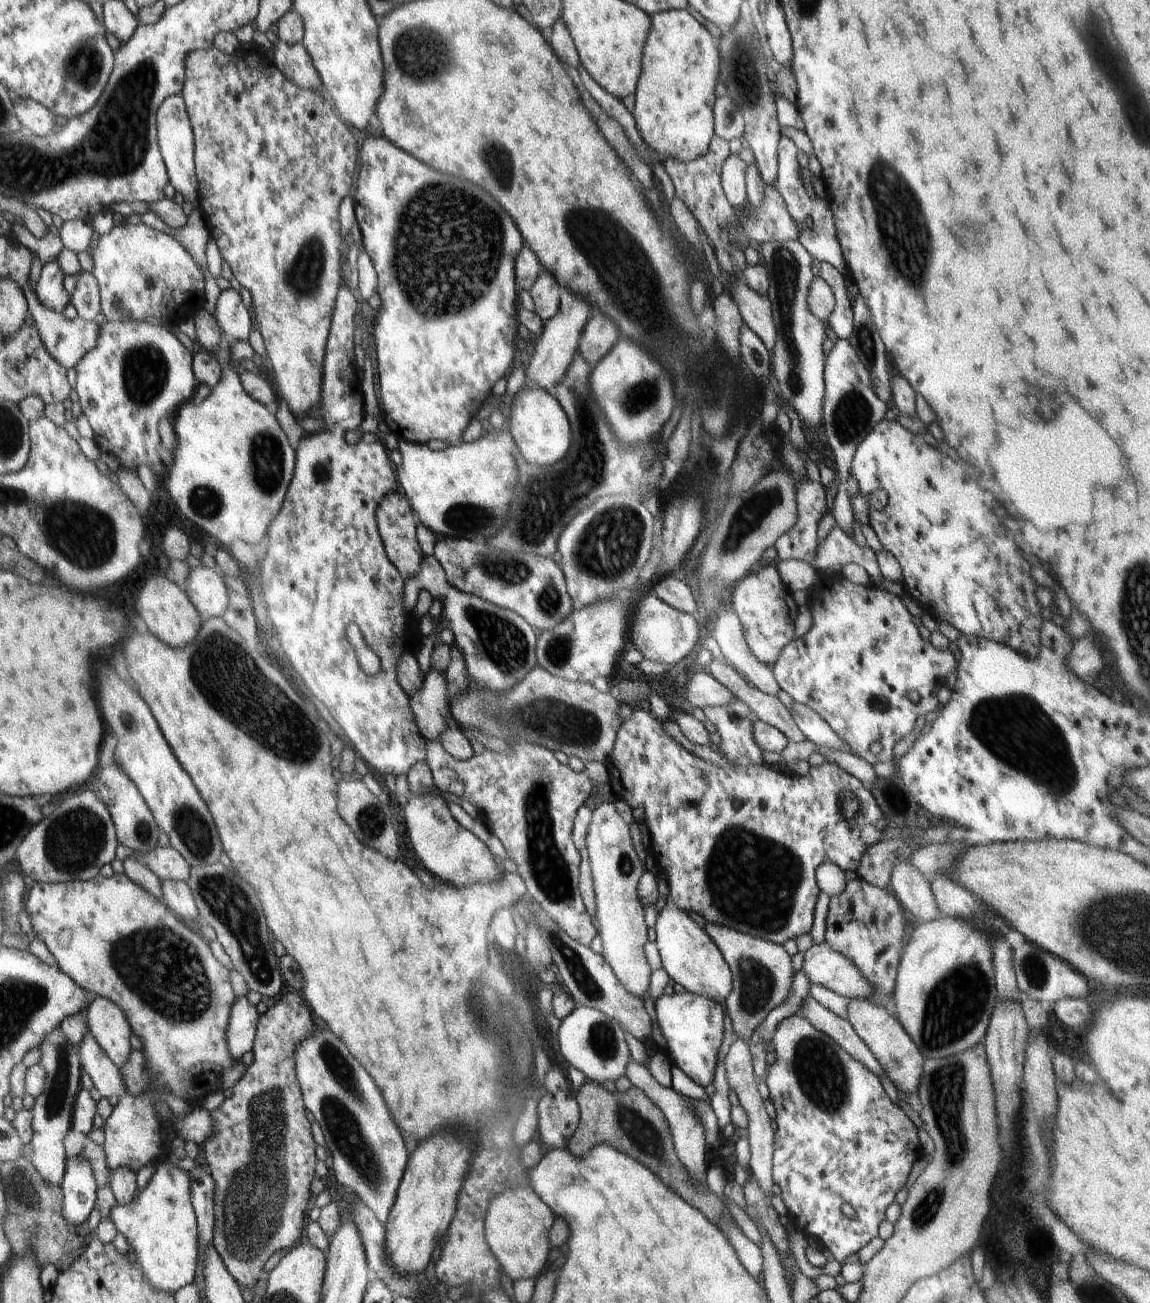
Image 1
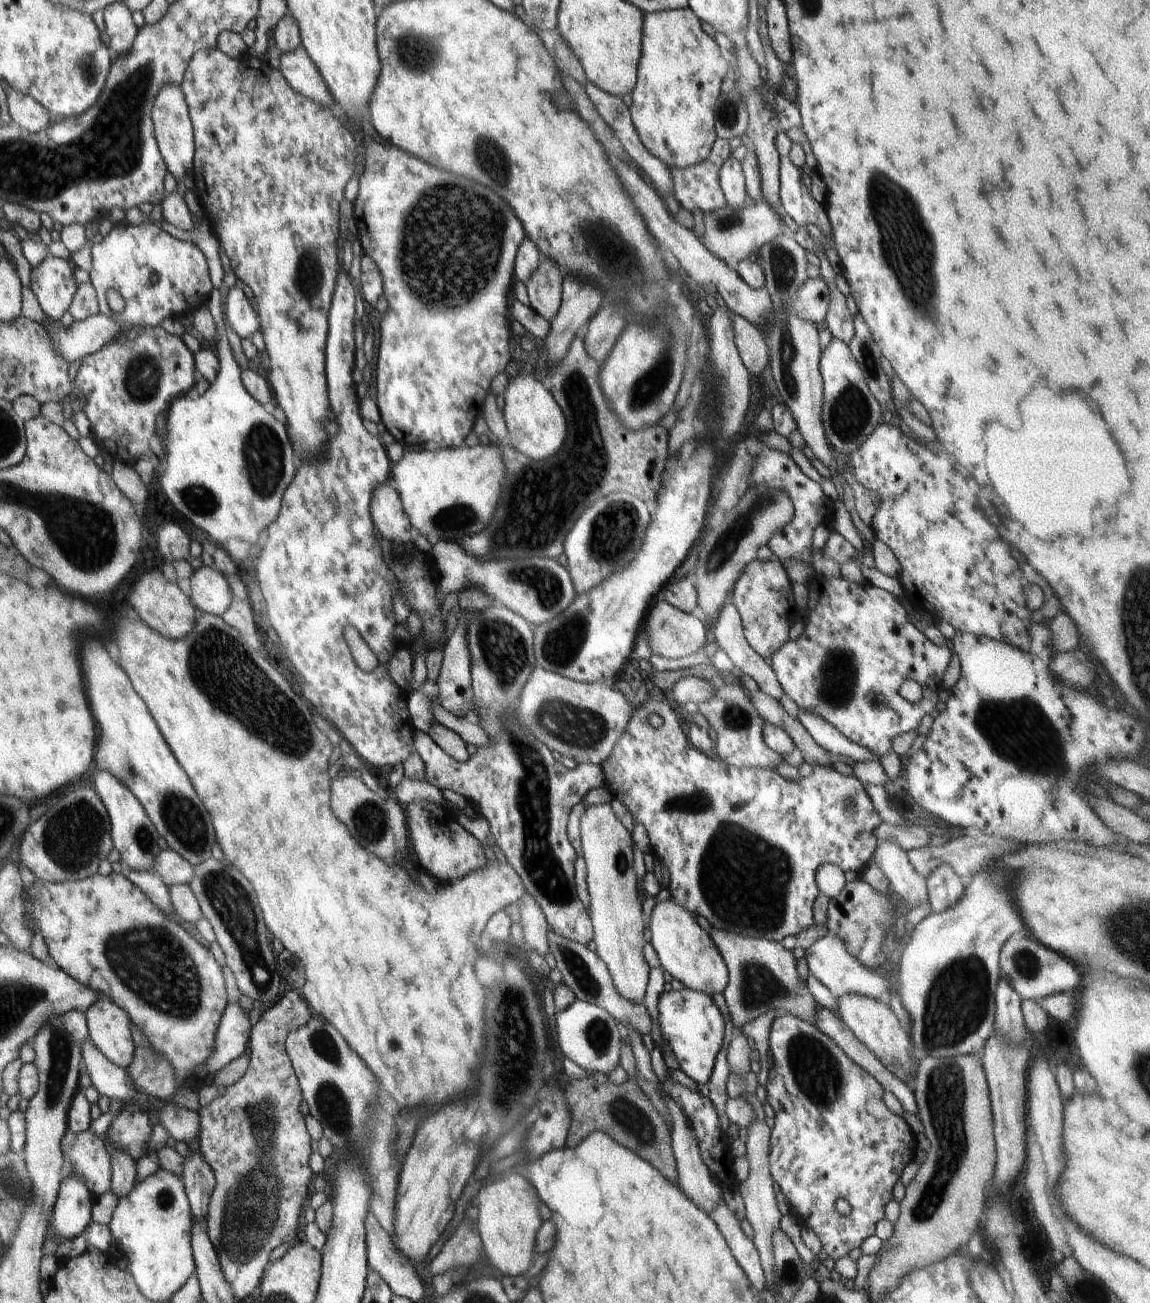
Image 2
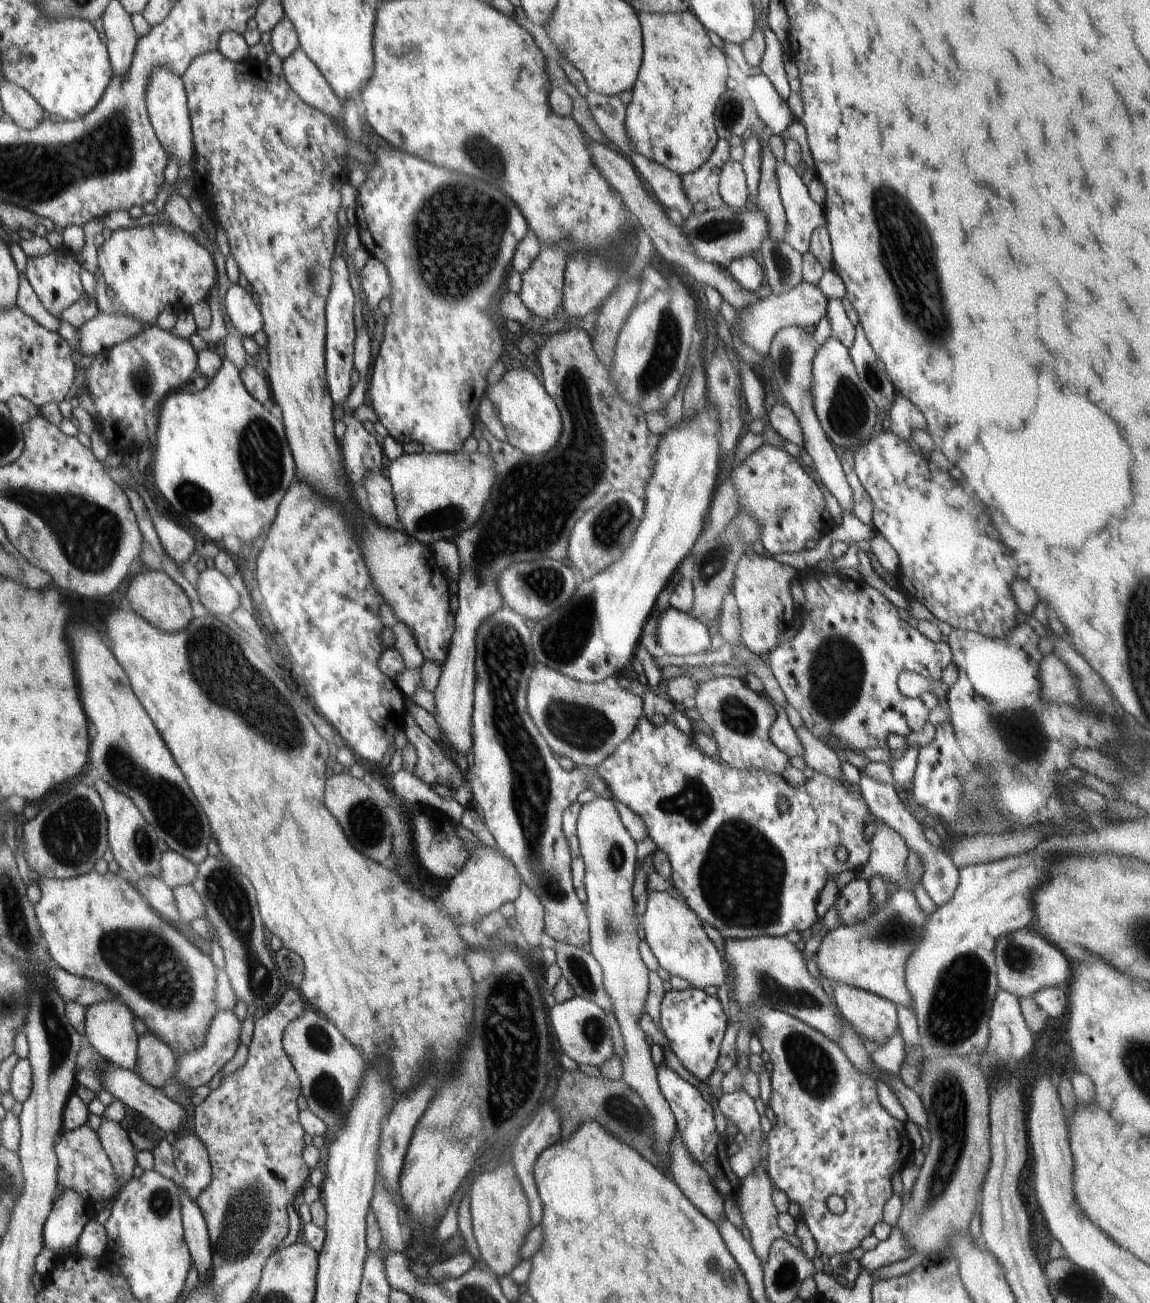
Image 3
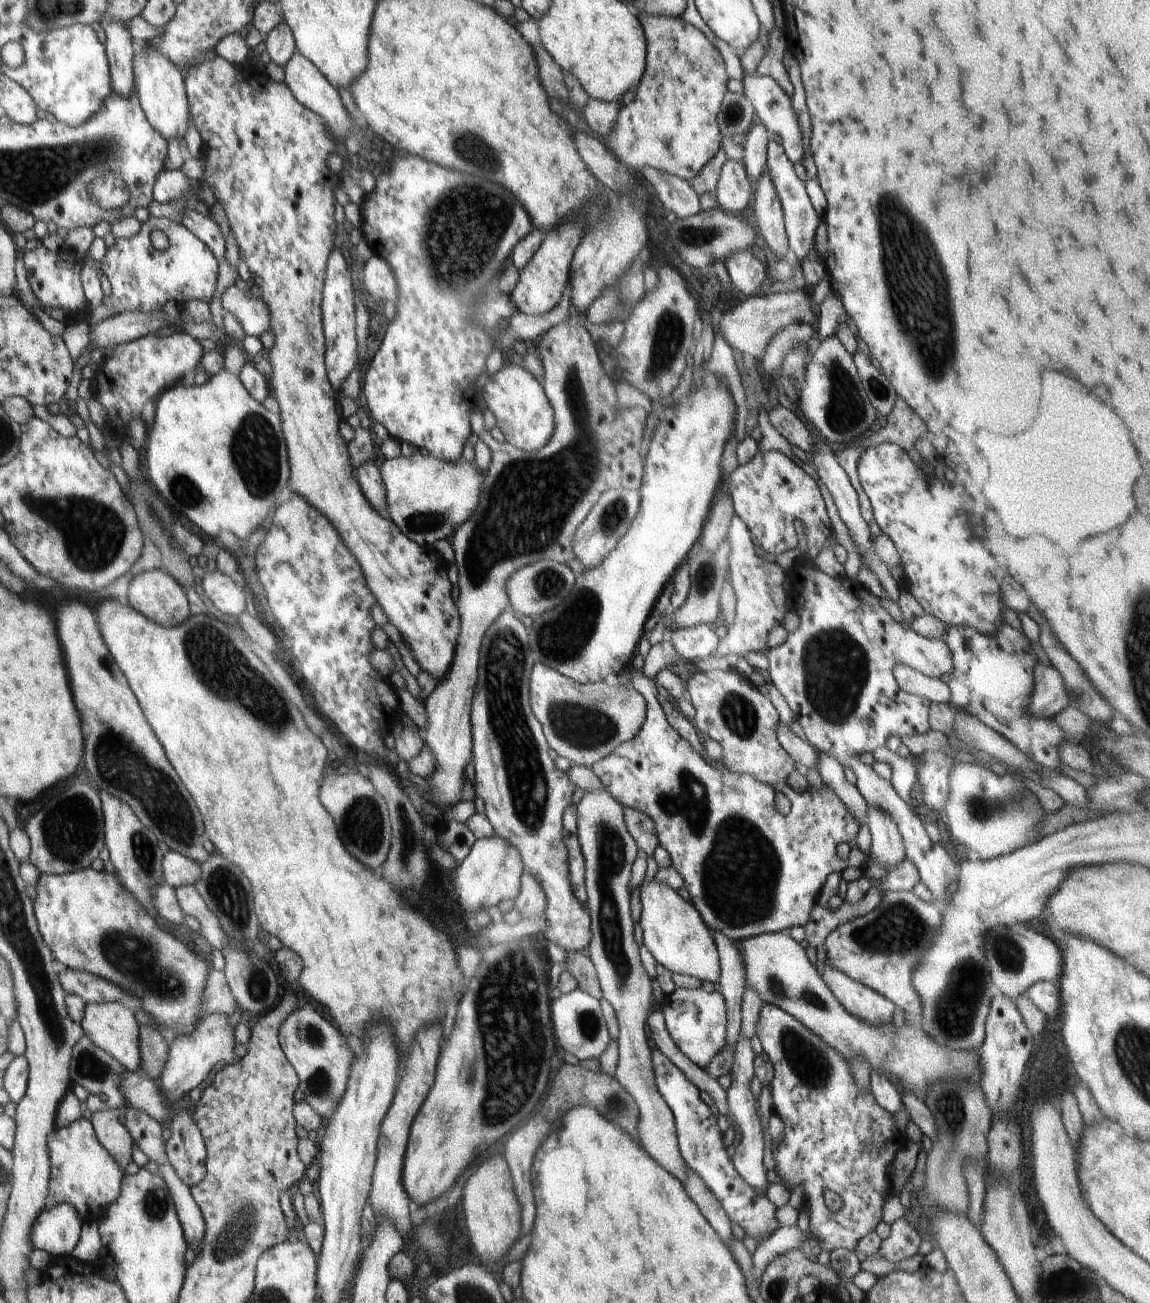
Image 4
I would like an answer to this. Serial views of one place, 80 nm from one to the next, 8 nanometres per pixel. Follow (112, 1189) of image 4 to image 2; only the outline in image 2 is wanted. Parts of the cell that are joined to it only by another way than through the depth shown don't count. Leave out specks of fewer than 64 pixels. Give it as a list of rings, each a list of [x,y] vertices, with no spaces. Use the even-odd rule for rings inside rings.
[[[89,1130],[77,1134],[68,1156],[73,1164],[70,1175],[84,1177],[95,1198],[111,1190],[111,1161],[102,1137]]]

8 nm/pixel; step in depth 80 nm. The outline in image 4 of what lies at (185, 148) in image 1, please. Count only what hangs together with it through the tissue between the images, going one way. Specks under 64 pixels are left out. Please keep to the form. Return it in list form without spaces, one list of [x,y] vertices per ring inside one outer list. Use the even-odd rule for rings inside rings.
[[[133,39],[132,82],[136,98],[144,111],[146,120],[156,132],[167,141],[180,138],[183,140],[188,128],[189,102],[185,91],[185,82],[181,70],[164,54],[148,48],[150,41]]]

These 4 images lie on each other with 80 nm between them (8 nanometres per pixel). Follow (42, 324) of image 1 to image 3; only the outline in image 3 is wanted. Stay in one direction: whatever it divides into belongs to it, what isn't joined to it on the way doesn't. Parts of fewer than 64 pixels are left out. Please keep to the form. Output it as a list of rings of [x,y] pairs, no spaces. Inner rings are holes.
[[[99,312],[76,328],[78,344],[75,355],[96,356],[112,348],[112,345],[136,336],[146,326],[146,323],[132,317]]]

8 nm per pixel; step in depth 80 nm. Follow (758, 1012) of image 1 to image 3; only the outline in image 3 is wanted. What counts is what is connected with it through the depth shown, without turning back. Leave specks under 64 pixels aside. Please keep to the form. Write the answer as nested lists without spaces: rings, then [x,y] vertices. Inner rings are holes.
[[[754,937],[751,939],[724,939],[723,958],[729,967],[731,994],[742,1013],[763,1006],[788,1013],[815,1028],[831,1041],[838,1042],[840,1022],[830,998],[817,980],[809,974],[802,952],[786,937]]]

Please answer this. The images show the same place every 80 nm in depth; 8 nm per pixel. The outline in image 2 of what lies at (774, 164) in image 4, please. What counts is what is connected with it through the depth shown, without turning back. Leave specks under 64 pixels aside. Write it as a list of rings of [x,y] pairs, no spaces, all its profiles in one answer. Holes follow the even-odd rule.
[[[779,131],[775,140],[775,145],[779,152],[779,197],[781,200],[781,208],[785,214],[790,216],[790,218],[793,218],[794,222],[798,224],[798,231],[791,235],[793,239],[802,248],[804,248],[804,250],[807,250],[808,253],[814,253],[817,249],[817,244],[808,233],[808,230],[806,230],[806,226],[808,226],[808,224],[814,224],[814,226],[817,226],[820,229],[820,232],[822,232],[822,236],[825,238],[823,252],[830,261],[830,264],[833,266],[834,272],[841,274],[842,265],[835,244],[833,243],[833,234],[831,229],[832,222],[828,218],[828,214],[825,209],[826,205],[816,202],[809,193],[809,190],[802,183],[798,167],[790,160],[789,152],[790,149],[792,149],[792,143],[793,142],[790,141],[784,131]]]

